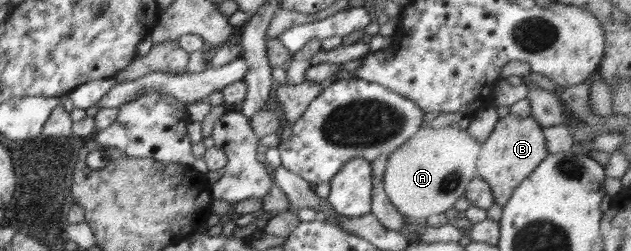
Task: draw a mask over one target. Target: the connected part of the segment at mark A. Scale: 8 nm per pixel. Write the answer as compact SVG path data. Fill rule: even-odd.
M449 125L444 129L422 126L416 134L402 143L396 151L393 151L386 162L383 175L383 188L389 197L391 204L408 218L422 219L430 215L445 212L450 209L462 195L472 179L475 179L476 160L481 152L481 143L470 136L465 129Z

